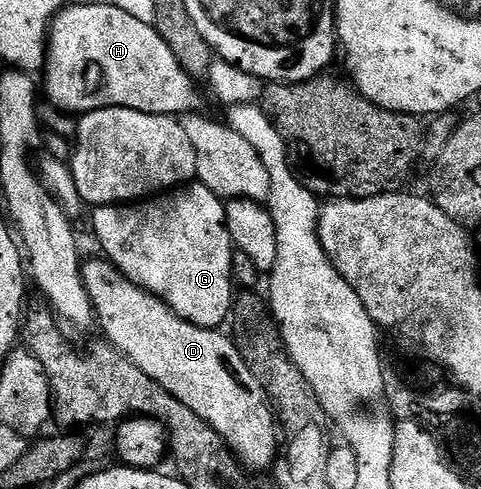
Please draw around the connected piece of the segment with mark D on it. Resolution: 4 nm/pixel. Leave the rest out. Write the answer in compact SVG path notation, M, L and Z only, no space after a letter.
M106 258L91 259L82 264L83 285L91 298L91 306L95 308L97 327L103 330L102 338L116 347L126 359L133 361L137 369L141 369L157 385L164 387L181 405L189 405L201 421L205 421L227 442L227 448L235 454L242 466L252 473L270 472L275 465L275 457L281 442L277 430L275 414L271 412L259 385L258 379L247 366L242 350L224 332L209 327L194 327L187 319L182 319L168 303L163 303L155 295L150 295L143 287L130 283L123 274Z

